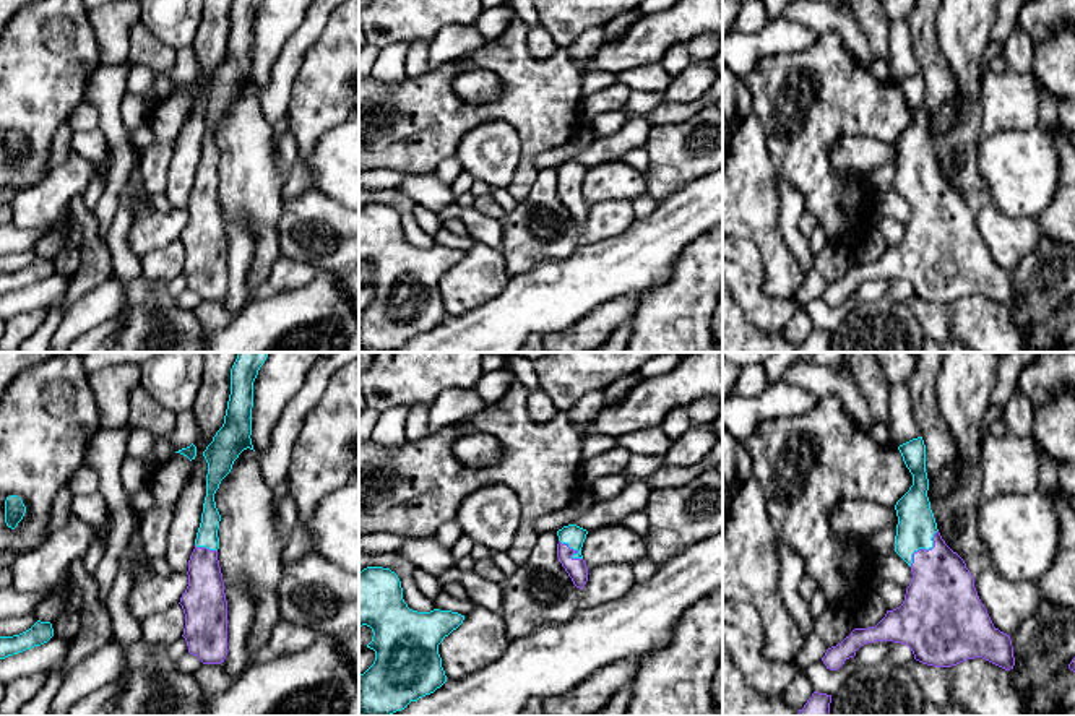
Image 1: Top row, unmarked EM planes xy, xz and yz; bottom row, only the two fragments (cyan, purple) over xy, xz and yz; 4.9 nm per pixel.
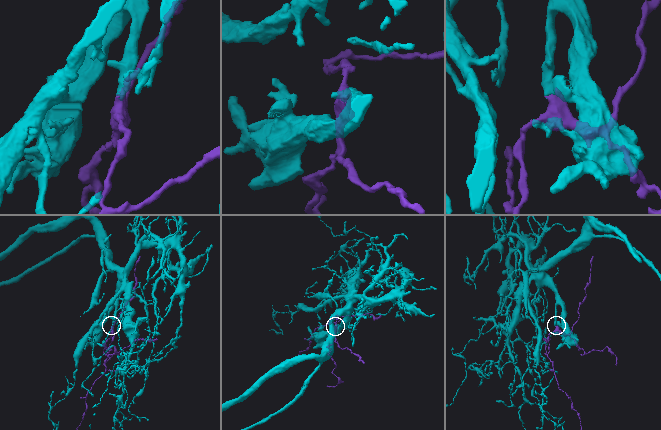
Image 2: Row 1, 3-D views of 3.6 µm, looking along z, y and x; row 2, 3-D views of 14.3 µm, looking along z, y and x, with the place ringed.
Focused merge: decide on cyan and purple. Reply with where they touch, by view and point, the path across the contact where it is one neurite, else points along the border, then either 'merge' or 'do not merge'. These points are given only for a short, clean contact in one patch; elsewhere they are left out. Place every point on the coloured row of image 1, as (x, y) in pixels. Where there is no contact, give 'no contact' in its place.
meets cyan in yz at (924, 547); runs through yz (916, 526), (918, 541), (924, 547), (939, 573), (941, 595); merge

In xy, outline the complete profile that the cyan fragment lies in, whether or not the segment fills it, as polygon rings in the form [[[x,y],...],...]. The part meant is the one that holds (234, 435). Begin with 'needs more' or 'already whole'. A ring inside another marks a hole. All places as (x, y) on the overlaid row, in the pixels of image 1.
needs more | [[[239,352],[231,369],[231,395],[222,427],[213,437],[213,442],[203,451],[208,463],[206,497],[203,503],[201,523],[195,539],[195,549],[188,560],[188,586],[180,597],[185,614],[183,638],[188,653],[196,656],[203,664],[221,664],[227,656],[227,601],[224,594],[224,581],[218,560],[219,549],[219,521],[221,515],[216,508],[214,494],[221,481],[231,472],[239,455],[252,445],[252,408],[253,408],[253,382],[260,367],[270,352]]]

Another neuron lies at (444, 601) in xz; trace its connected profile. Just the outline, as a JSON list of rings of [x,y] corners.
[[[443,586],[434,597],[434,604],[435,604],[435,609],[451,610],[451,612],[458,612],[461,615],[466,615],[471,609],[476,607],[471,601],[458,601],[456,597],[448,594]]]

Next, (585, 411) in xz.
[[[594,390],[585,393],[570,409],[568,416],[572,422],[580,427],[593,424],[598,417],[598,412],[604,408],[604,391]]]

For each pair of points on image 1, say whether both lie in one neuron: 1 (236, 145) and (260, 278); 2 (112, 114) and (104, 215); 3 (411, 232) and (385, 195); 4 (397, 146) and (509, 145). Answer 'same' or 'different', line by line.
1: same
2: same
3: same
4: different

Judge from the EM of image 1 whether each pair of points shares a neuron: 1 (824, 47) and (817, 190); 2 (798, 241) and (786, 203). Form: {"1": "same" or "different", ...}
{"1": "same", "2": "same"}

